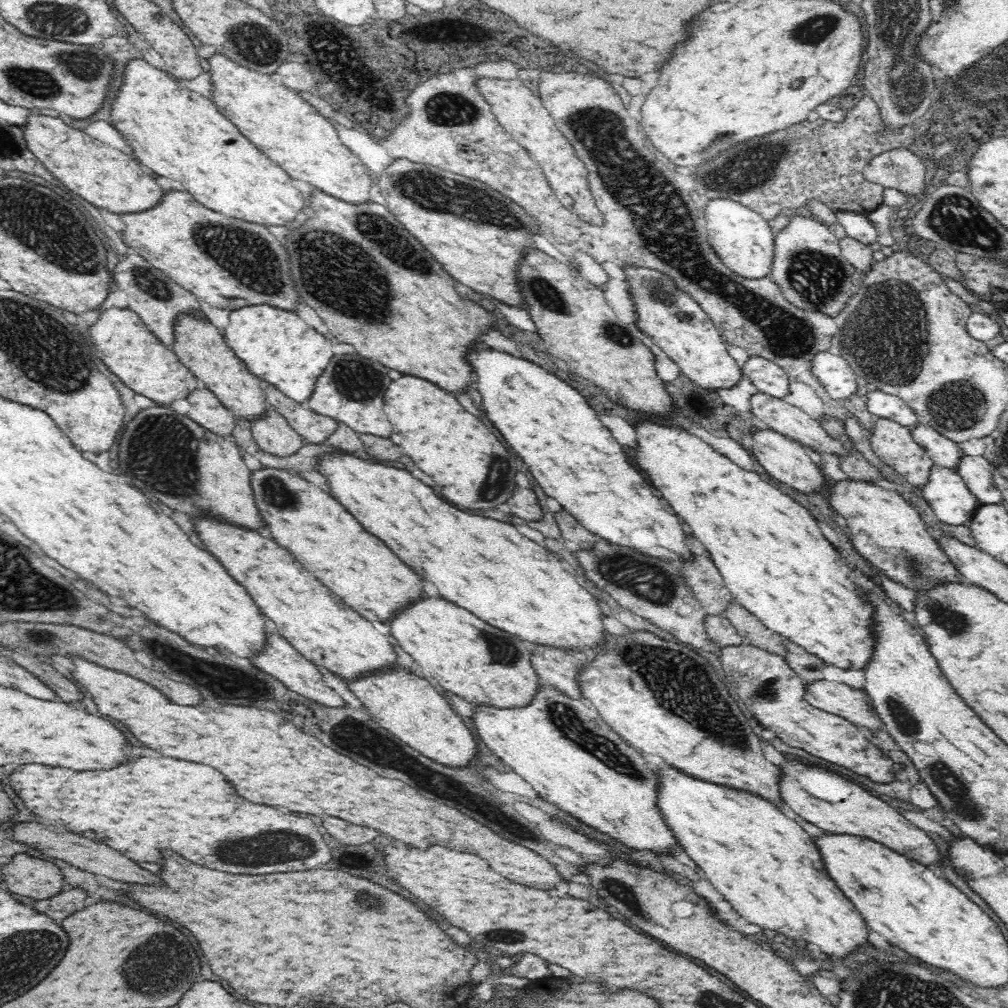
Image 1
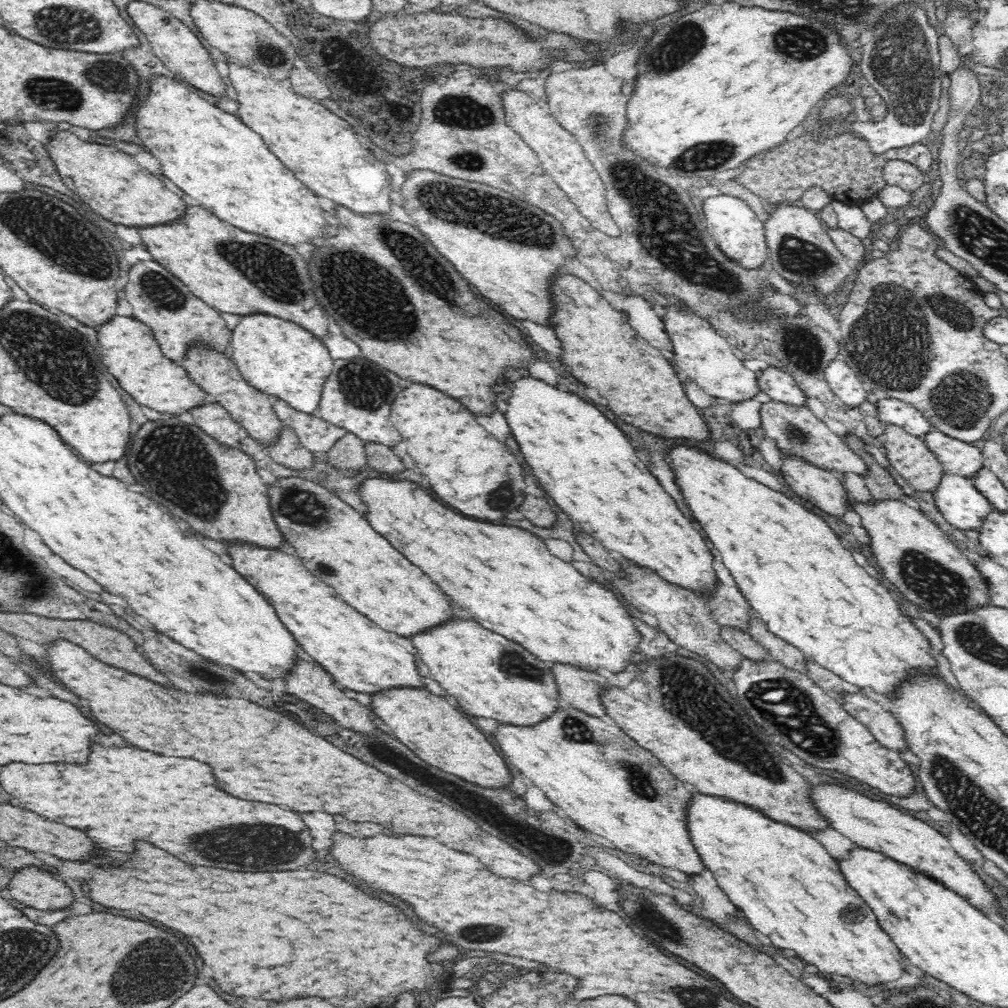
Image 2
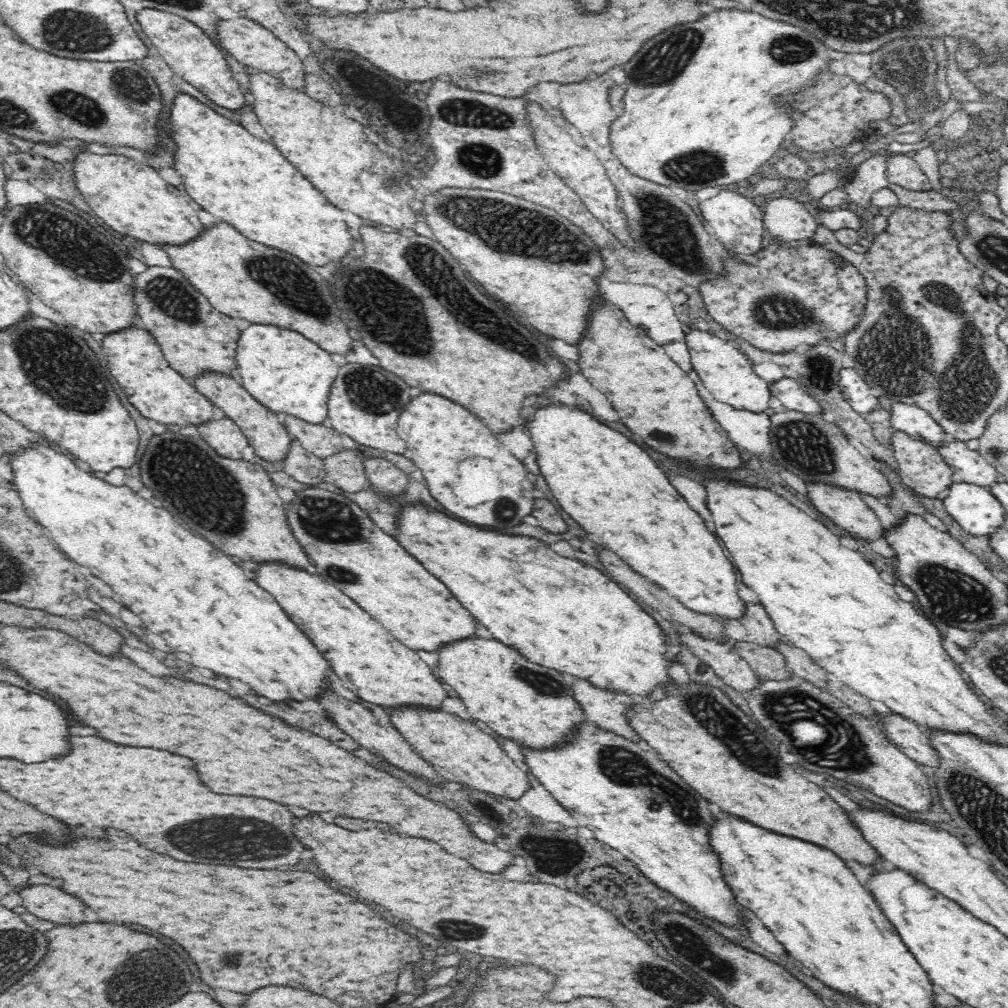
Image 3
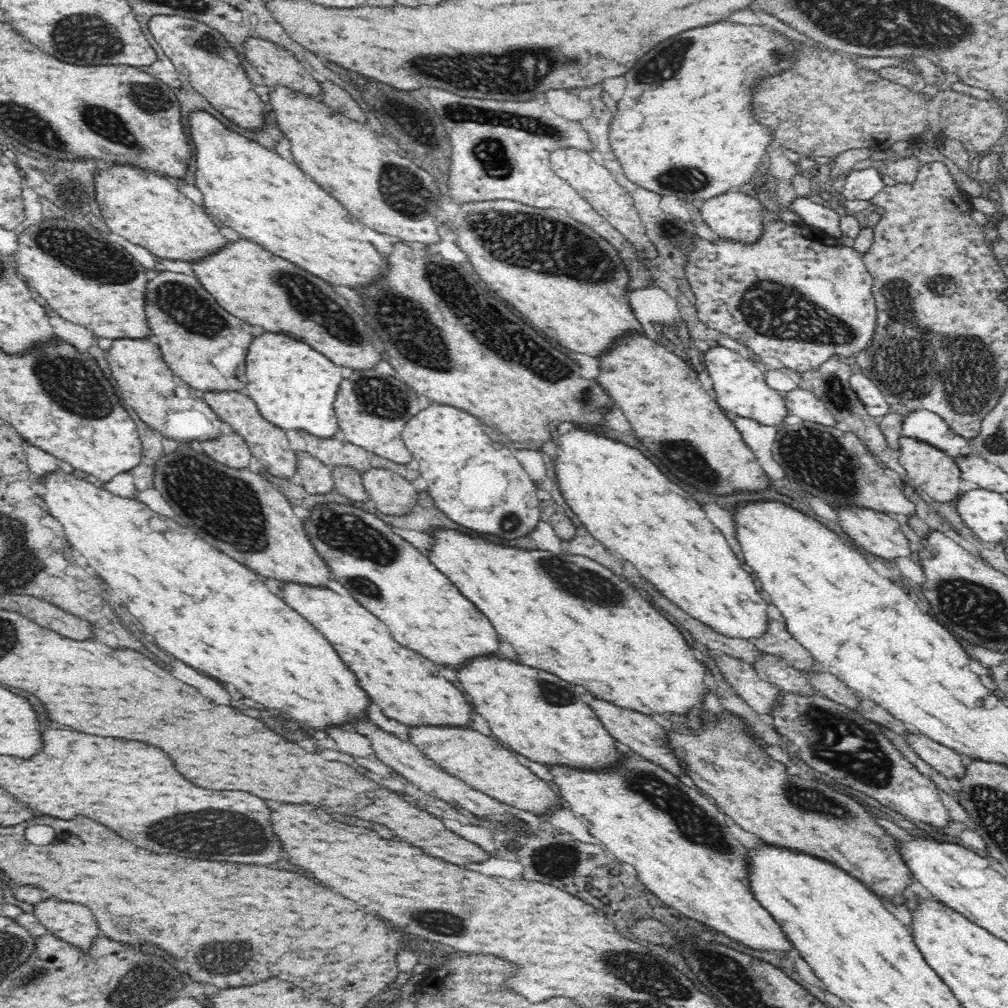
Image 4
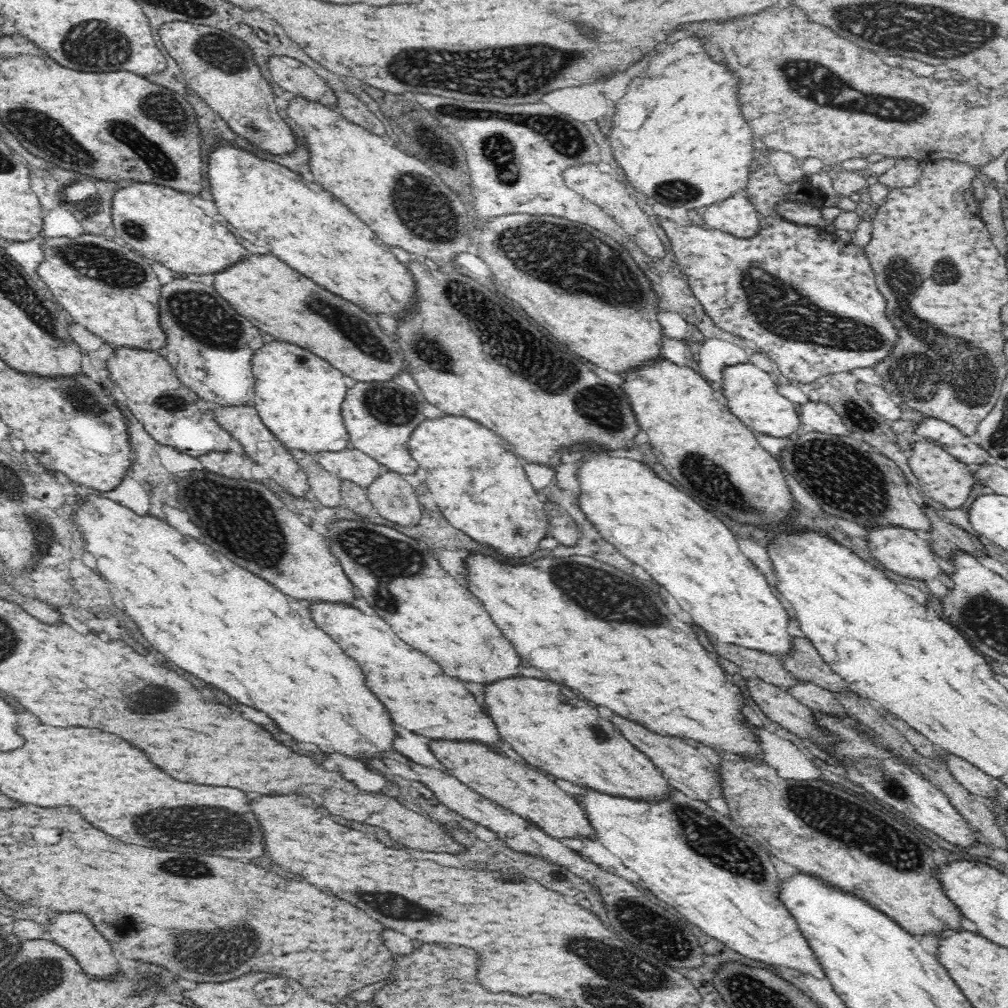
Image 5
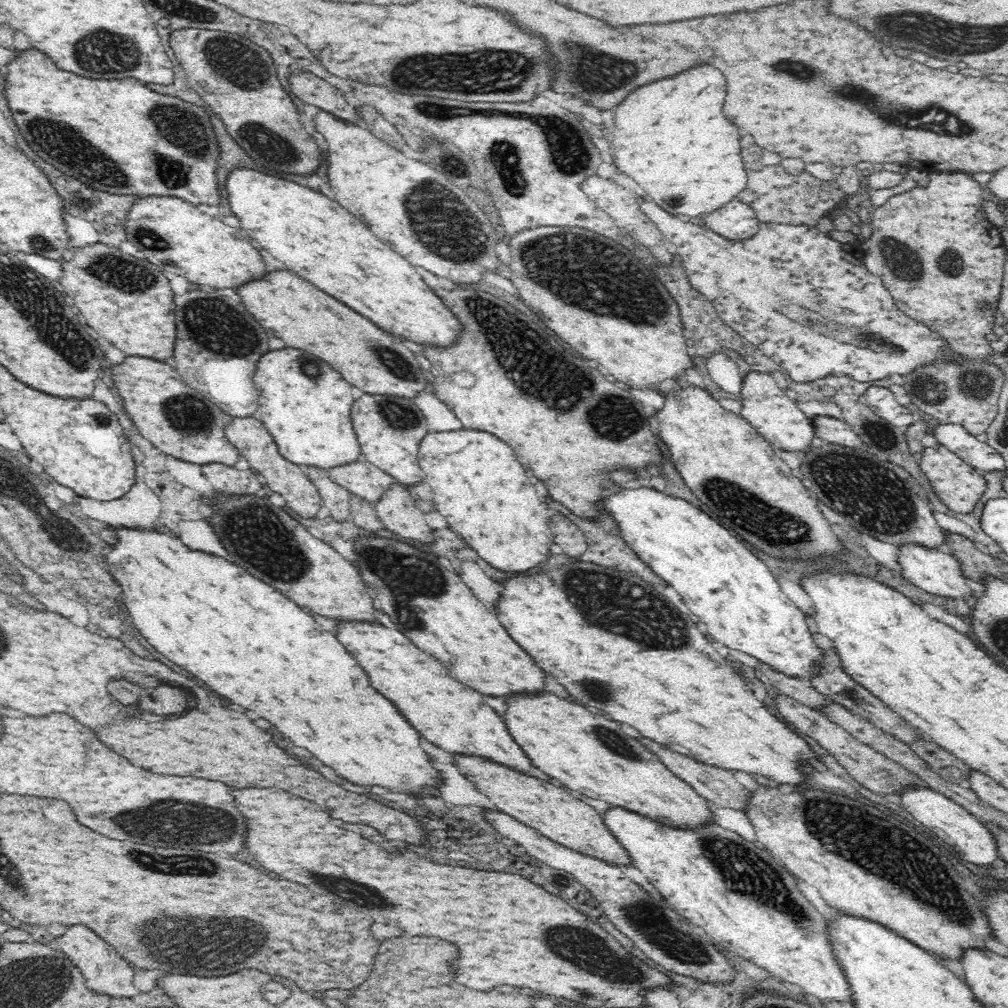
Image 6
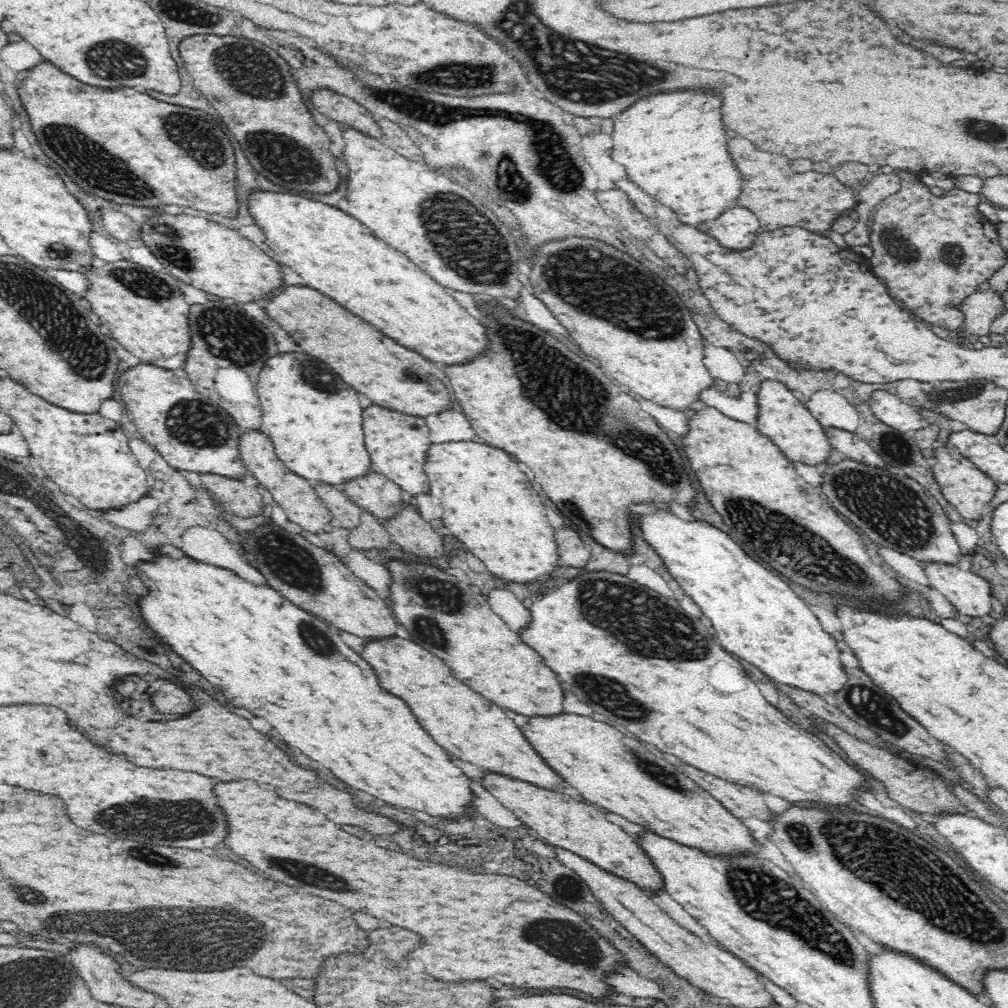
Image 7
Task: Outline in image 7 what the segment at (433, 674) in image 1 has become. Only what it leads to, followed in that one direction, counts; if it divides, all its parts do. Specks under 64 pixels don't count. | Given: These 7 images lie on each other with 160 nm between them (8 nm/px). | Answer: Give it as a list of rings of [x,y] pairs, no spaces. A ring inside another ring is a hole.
[[[574,713],[550,716],[550,718],[528,718],[524,726],[524,735],[532,743],[532,747],[546,759],[548,765],[556,769],[568,786],[588,799],[590,803],[602,810],[618,814],[634,824],[640,824],[644,830],[650,831],[664,839],[672,840],[682,846],[695,848],[708,857],[720,859],[738,859],[754,857],[760,859],[762,850],[756,844],[757,836],[744,824],[742,818],[734,816],[732,811],[700,787],[696,781],[680,771],[675,765],[662,758],[660,752],[642,742],[636,742],[622,734],[610,724],[598,722],[590,716]]]

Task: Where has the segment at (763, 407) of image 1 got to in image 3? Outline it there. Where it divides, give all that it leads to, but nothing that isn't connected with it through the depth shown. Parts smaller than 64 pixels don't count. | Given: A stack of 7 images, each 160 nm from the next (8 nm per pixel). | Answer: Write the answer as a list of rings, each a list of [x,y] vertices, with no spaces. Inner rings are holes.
[[[792,410],[774,413],[771,416],[770,440],[774,462],[800,480],[810,484],[828,484],[860,494],[874,496],[878,500],[893,496],[893,490],[886,474],[862,457],[862,454],[848,442],[845,429],[837,423],[826,422],[820,416],[808,416]]]

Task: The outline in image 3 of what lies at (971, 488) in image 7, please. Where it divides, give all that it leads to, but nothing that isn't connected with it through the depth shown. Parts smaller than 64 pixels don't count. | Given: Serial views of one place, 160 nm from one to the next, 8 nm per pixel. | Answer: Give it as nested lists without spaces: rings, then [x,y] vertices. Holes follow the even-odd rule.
[[[900,431],[892,434],[891,444],[899,466],[898,472],[906,474],[906,478],[910,480],[909,487],[912,491],[928,498],[943,498],[947,494],[954,483],[952,480],[954,471],[944,456],[940,454],[937,446],[921,440],[914,440],[908,433]]]

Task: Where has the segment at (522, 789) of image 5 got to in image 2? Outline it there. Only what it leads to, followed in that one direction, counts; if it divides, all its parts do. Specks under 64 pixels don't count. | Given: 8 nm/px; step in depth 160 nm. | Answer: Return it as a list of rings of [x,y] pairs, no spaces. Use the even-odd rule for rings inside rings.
[[[411,688],[376,692],[370,697],[373,712],[390,727],[404,746],[428,764],[460,776],[472,785],[490,788],[492,792],[502,794],[504,788],[512,786],[514,776],[504,756],[498,754],[498,750],[486,740],[486,736],[472,724],[470,718],[464,718],[456,708],[450,710],[447,697]]]

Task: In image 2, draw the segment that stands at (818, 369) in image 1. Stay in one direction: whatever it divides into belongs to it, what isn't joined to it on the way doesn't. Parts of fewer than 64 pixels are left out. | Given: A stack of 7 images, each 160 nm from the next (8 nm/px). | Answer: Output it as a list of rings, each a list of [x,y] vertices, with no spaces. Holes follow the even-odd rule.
[[[837,359],[826,370],[825,376],[836,398],[845,405],[857,407],[867,401],[867,390],[846,363]]]

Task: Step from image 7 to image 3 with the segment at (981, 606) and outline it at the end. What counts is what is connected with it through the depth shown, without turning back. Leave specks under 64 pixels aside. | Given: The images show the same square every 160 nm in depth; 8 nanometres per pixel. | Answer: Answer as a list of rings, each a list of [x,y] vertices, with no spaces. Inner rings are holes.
[[[806,483],[807,501],[825,514],[852,537],[862,540],[886,539],[886,529],[876,512],[862,500],[862,496],[844,488],[828,484]]]

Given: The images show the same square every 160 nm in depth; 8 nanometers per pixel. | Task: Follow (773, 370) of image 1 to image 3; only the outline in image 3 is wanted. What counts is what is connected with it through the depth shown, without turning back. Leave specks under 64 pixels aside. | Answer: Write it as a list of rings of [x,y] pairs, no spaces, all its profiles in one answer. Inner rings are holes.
[[[785,377],[770,385],[772,394],[782,402],[787,410],[818,417],[822,414],[822,405],[796,380]]]

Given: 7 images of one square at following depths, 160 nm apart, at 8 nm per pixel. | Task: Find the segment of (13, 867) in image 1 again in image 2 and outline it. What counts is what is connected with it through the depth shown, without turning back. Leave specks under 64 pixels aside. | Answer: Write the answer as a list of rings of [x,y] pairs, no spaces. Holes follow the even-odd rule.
[[[36,866],[14,872],[9,886],[12,896],[22,906],[36,910],[69,910],[74,902],[74,894],[67,884]]]

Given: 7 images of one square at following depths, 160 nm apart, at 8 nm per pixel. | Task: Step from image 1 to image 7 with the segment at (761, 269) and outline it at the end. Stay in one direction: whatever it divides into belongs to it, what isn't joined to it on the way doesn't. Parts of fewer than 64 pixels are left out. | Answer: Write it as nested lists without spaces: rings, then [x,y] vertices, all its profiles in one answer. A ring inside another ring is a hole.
[[[737,205],[722,212],[718,219],[709,224],[708,234],[715,238],[720,246],[736,252],[752,248],[760,230],[758,217],[748,209]]]

